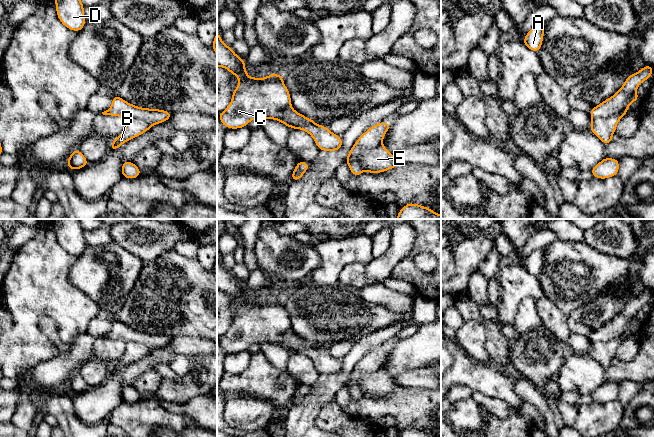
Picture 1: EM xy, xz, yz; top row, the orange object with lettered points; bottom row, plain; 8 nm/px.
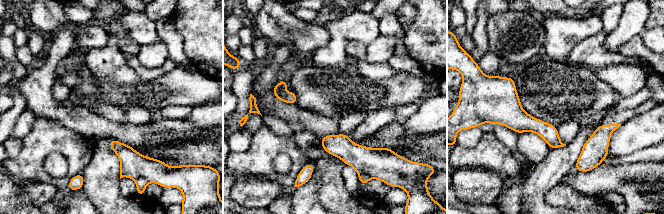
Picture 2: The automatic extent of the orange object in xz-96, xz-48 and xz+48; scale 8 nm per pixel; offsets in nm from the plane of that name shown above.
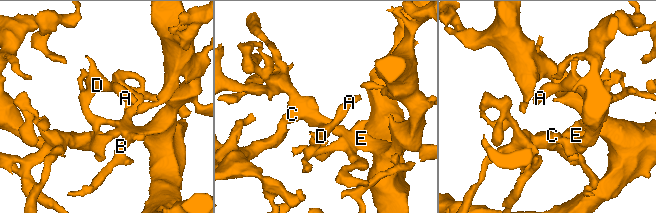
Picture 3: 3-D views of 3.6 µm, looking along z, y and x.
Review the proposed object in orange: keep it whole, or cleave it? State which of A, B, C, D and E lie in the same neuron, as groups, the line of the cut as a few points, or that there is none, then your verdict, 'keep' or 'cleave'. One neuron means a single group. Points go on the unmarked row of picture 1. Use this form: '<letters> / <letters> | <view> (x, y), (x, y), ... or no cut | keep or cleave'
A C D E / B | yz (635, 315), (628, 321), (620, 335), (606, 341), (591, 341) | cleave

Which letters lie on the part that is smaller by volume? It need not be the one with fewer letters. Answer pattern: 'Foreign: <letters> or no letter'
Foreign: B

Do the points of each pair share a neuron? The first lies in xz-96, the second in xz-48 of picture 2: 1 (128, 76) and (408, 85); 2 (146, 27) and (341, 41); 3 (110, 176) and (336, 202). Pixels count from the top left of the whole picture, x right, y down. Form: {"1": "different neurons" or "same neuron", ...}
{"1": "different neurons", "2": "same neuron", "3": "same neuron"}

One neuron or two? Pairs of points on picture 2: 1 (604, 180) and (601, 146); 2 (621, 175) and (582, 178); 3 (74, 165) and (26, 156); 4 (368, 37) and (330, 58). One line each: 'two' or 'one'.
1: two
2: one
3: one
4: one

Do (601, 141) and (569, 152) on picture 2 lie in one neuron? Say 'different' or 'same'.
different

